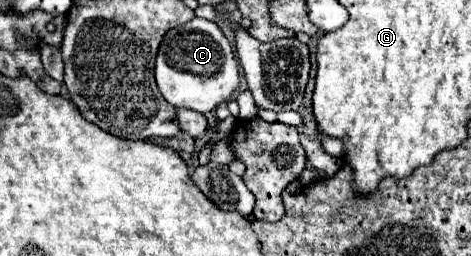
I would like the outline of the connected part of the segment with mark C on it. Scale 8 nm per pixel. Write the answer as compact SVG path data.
M194 17L190 23L170 29L156 55L156 85L162 97L174 107L186 107L198 113L210 113L220 103L230 101L238 93L238 63L232 55L230 41L222 35L214 21Z

